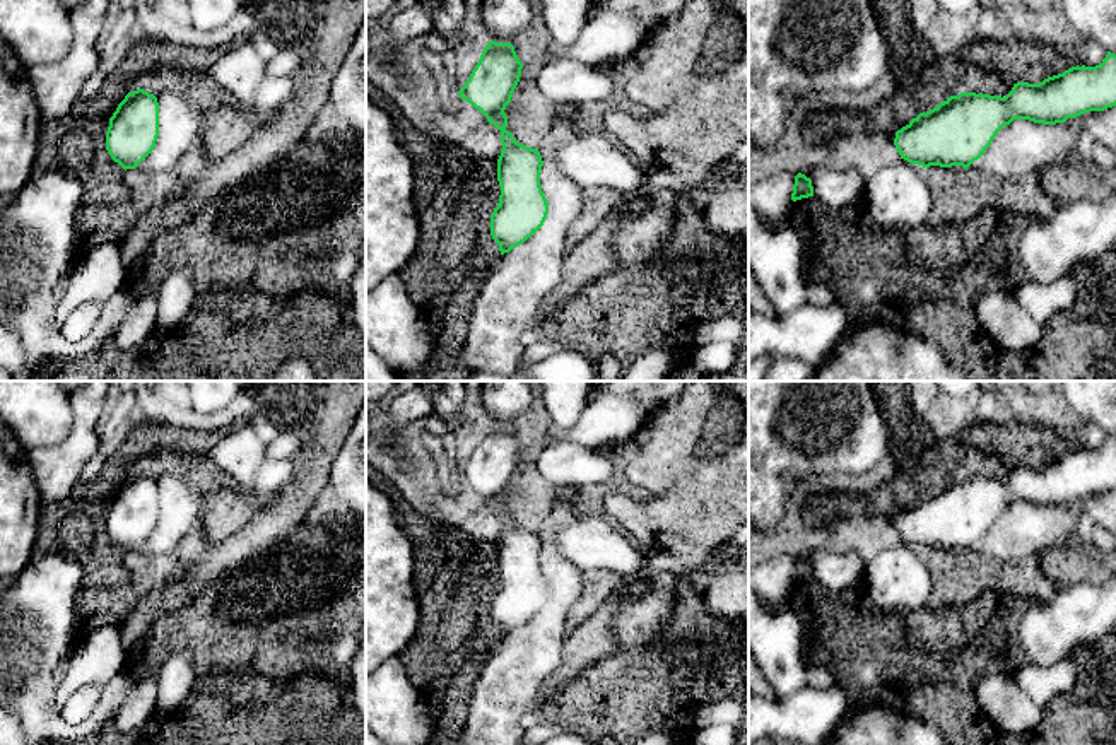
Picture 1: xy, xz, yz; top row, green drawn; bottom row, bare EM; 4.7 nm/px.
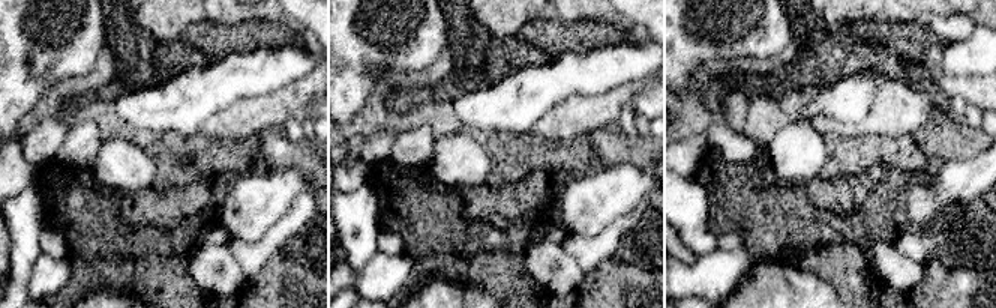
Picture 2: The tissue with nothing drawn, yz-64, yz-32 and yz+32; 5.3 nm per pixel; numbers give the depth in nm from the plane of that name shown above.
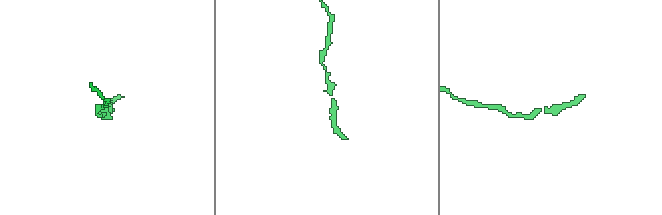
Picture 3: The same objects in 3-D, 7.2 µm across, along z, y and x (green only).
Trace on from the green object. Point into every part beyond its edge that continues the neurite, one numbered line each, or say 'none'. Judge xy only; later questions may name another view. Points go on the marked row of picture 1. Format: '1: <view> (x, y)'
none

